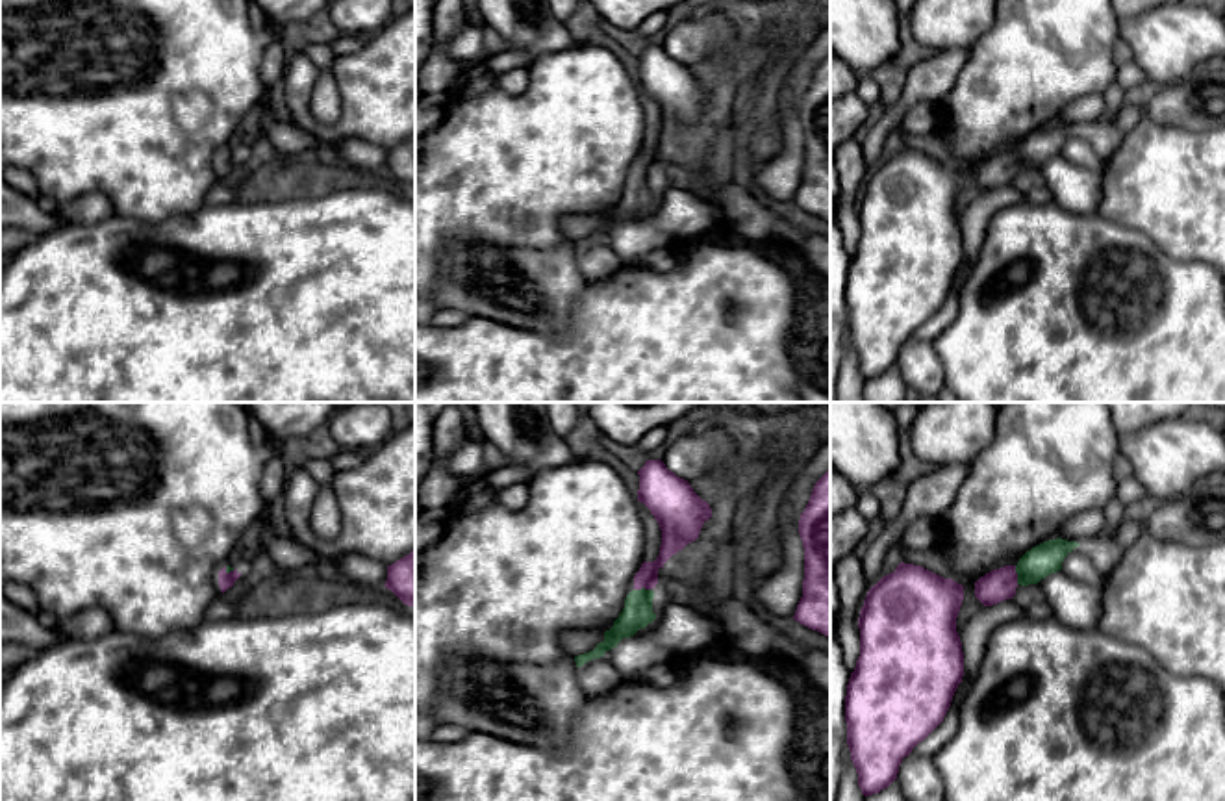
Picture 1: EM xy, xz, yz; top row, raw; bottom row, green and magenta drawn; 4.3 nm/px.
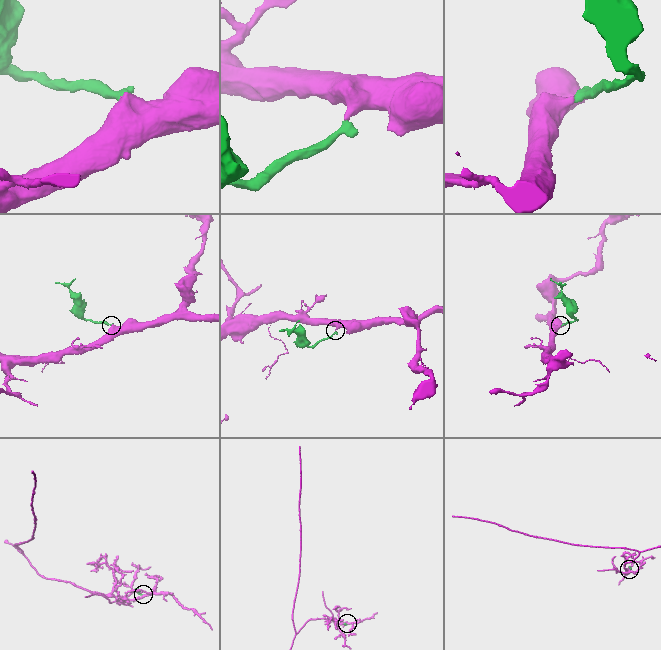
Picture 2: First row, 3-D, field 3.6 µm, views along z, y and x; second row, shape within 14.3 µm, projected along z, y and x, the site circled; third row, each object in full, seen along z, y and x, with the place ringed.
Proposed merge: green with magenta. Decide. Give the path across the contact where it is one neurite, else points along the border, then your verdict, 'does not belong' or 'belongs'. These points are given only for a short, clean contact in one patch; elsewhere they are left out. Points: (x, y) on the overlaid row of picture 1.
runs through xz (638, 612), (642, 588), (647, 573), (673, 540); belongs

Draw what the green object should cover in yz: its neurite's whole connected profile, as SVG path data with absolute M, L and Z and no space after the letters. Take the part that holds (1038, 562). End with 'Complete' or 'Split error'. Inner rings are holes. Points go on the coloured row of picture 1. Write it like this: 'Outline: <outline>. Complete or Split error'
Outline: M1062 538L1043 541L1027 551L1016 566L1004 566L980 577L975 582L975 597L984 606L1012 599L1019 584L1038 584L1047 575L1060 571L1064 558L1079 545Z. Split error

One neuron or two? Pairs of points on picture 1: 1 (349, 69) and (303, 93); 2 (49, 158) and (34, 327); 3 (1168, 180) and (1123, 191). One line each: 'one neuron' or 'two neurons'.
1: one neuron
2: two neurons
3: one neuron

